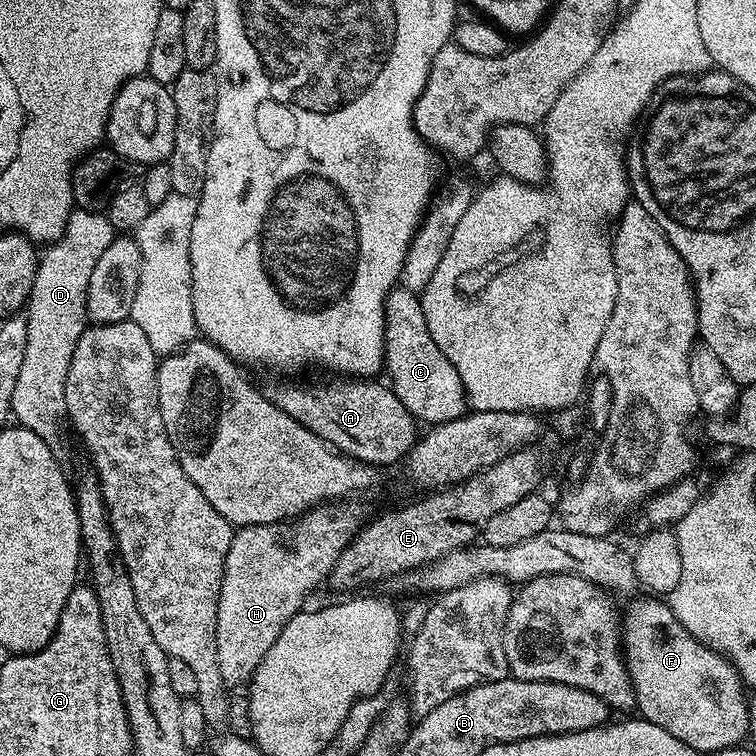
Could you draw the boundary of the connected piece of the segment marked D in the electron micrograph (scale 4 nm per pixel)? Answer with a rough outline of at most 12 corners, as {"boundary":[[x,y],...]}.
{"boundary":[[73,209],[39,259],[13,419],[62,440],[91,271],[116,237]]}

